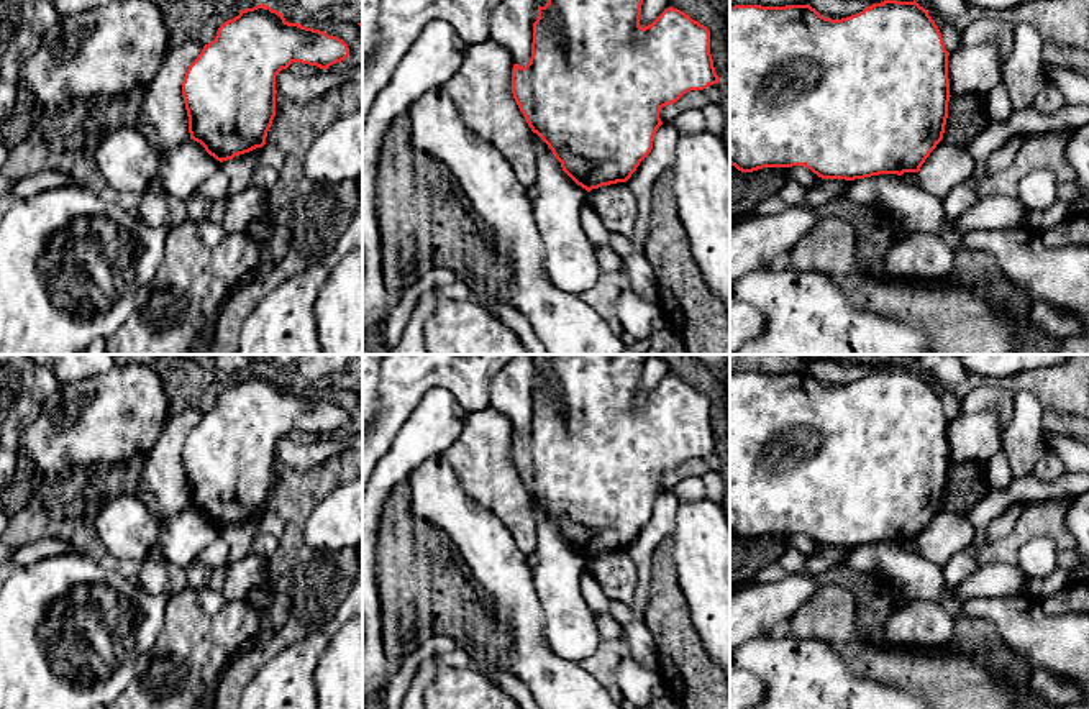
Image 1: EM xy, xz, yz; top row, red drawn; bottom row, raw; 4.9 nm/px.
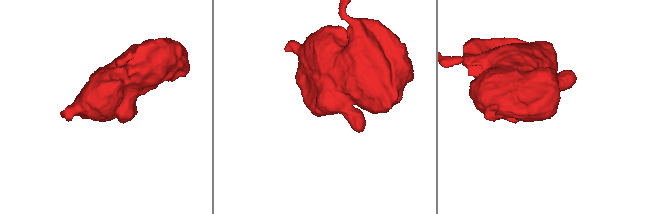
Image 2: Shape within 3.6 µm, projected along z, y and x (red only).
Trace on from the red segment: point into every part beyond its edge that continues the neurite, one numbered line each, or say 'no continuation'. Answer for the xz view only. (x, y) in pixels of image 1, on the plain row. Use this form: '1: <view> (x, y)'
1: xz (404, 379)

